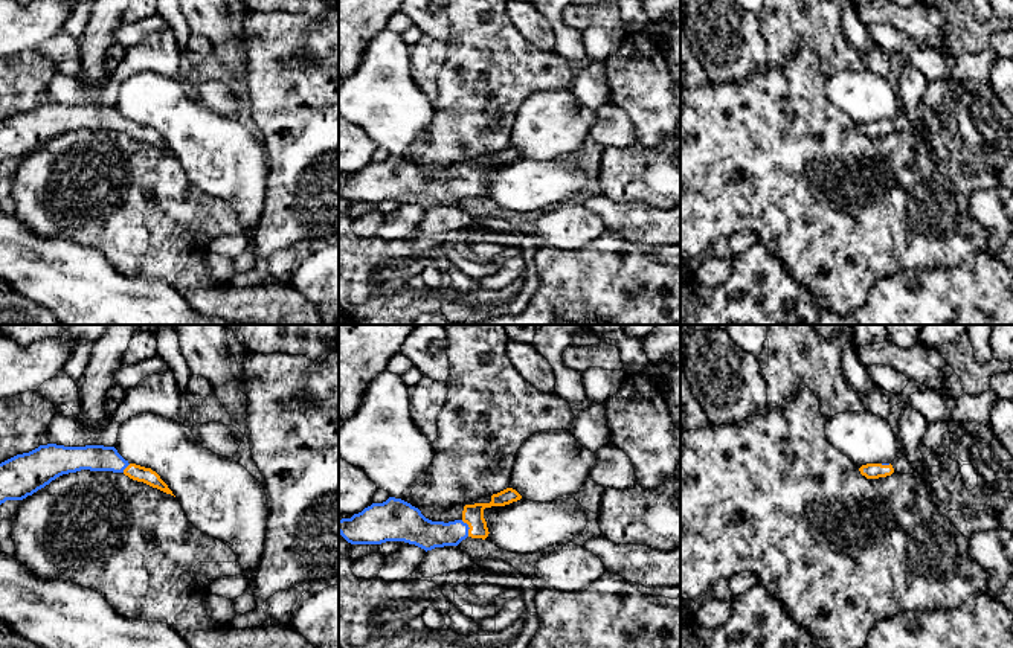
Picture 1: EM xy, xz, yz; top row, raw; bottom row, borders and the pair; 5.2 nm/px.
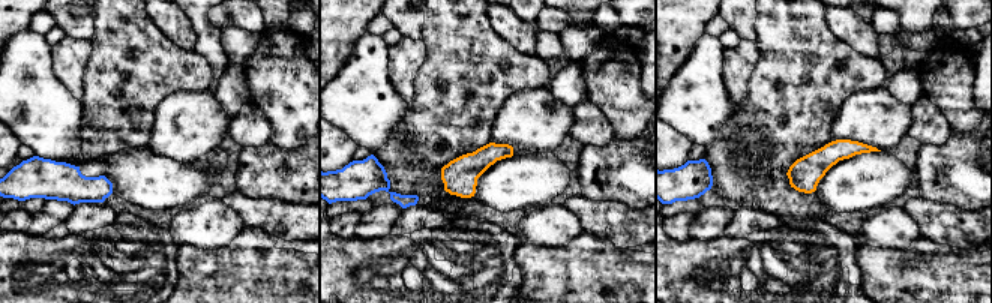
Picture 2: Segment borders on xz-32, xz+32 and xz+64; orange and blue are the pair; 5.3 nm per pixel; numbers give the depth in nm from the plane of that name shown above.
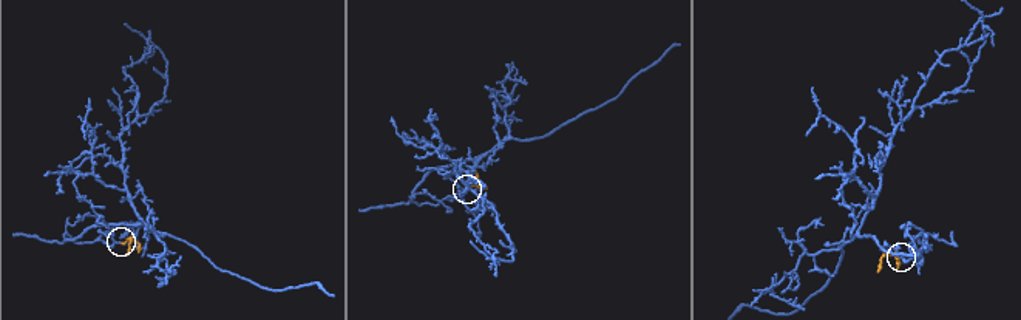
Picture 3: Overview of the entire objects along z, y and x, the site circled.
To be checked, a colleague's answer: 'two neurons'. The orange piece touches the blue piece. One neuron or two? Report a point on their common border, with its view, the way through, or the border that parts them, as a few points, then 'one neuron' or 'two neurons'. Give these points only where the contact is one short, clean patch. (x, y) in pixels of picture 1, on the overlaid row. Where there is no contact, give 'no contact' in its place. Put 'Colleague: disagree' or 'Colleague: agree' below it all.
xz (469, 526) | across xz (473, 514), (469, 526), (453, 532), (423, 532) | one neuron
Colleague: disagree

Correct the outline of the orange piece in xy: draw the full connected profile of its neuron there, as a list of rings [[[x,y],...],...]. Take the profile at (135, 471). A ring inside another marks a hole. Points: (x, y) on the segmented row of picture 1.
[[[47,444],[0,464],[0,505],[6,500],[23,500],[56,477],[81,470],[124,473],[174,496],[156,471],[130,464],[114,447]]]

